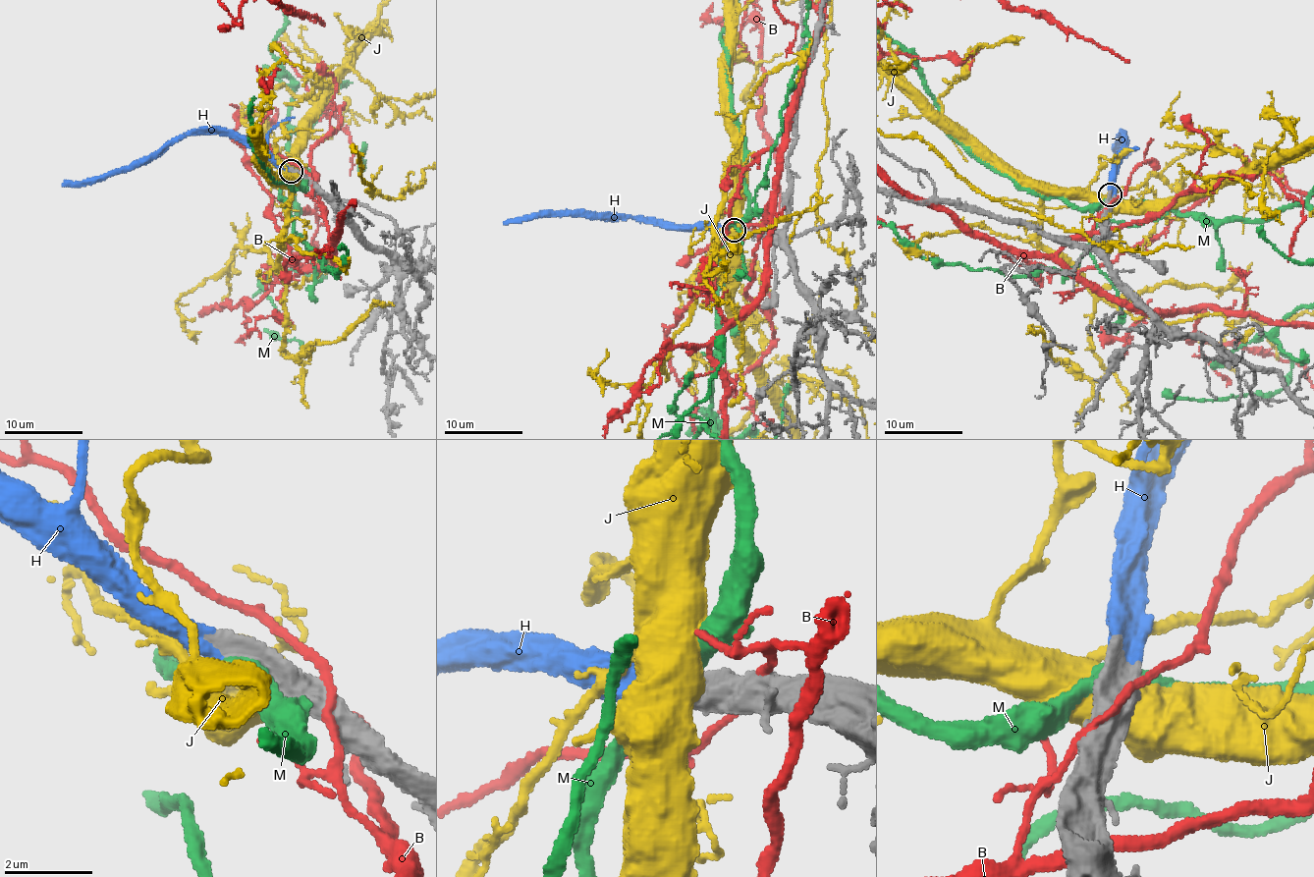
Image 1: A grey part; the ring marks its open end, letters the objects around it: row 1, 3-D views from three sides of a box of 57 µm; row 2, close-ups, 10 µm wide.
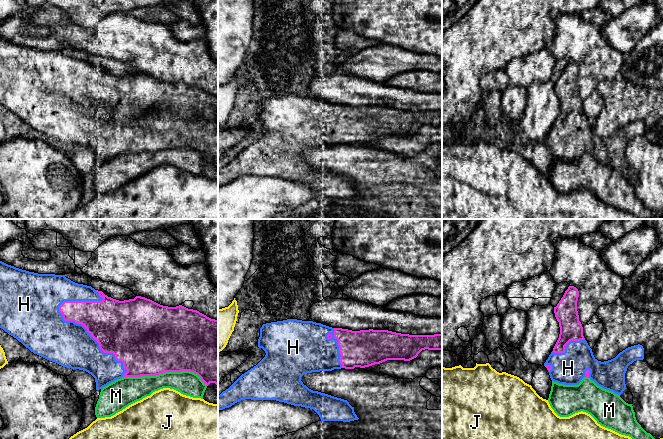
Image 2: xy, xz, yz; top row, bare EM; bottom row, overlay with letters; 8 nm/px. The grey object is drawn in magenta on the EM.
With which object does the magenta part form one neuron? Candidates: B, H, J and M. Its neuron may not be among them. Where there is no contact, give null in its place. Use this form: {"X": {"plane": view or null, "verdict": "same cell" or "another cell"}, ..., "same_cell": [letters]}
{"B": {"plane": null, "verdict": "another cell"}, "H": {"plane": "xy", "verdict": "same cell"}, "J": {"plane": null, "verdict": "another cell"}, "M": {"plane": "xy", "verdict": "another cell"}, "same_cell": ["H"]}

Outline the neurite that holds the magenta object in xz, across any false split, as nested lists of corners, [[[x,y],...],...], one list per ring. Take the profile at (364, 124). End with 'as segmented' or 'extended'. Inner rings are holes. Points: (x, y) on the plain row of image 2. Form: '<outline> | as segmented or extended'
[[[287,95],[263,100],[258,123],[265,127],[265,133],[218,171],[218,186],[245,175],[276,176],[313,185],[321,197],[350,198],[359,194],[347,176],[313,167],[303,160],[301,153],[312,148],[365,144],[387,136],[410,137],[422,126],[442,126],[442,110],[409,111],[373,105],[352,107],[313,97]]] | extended

